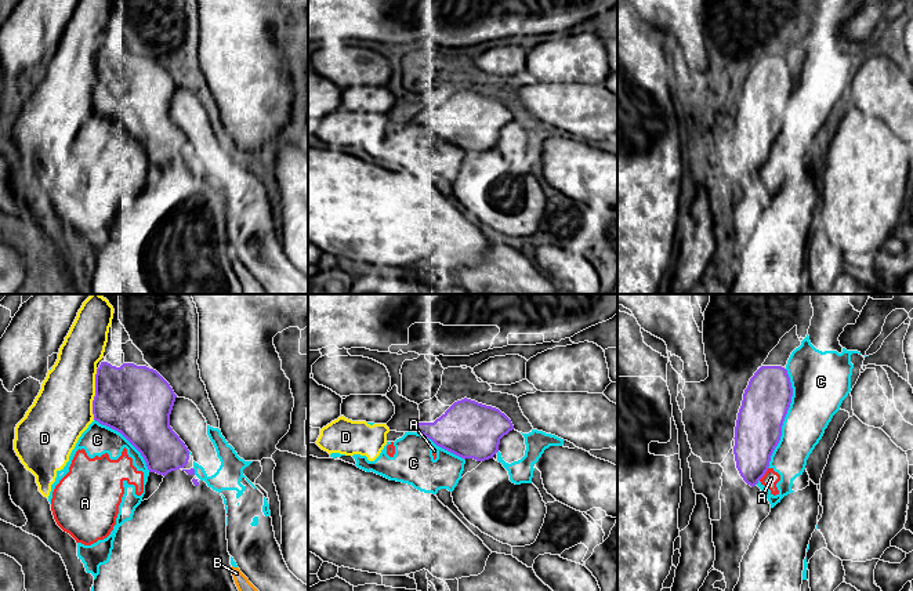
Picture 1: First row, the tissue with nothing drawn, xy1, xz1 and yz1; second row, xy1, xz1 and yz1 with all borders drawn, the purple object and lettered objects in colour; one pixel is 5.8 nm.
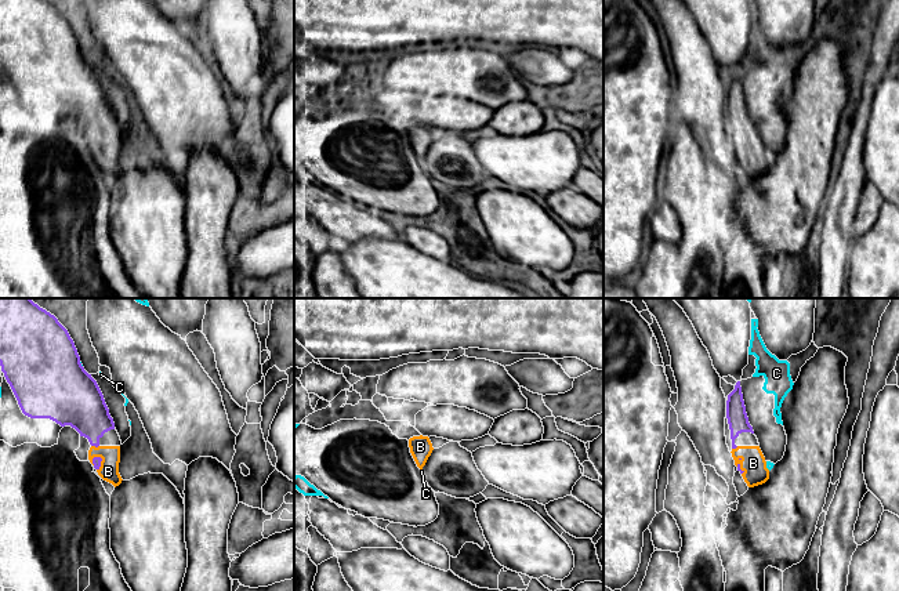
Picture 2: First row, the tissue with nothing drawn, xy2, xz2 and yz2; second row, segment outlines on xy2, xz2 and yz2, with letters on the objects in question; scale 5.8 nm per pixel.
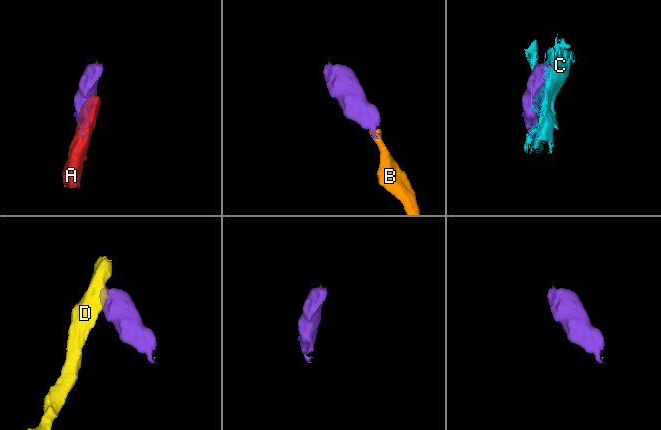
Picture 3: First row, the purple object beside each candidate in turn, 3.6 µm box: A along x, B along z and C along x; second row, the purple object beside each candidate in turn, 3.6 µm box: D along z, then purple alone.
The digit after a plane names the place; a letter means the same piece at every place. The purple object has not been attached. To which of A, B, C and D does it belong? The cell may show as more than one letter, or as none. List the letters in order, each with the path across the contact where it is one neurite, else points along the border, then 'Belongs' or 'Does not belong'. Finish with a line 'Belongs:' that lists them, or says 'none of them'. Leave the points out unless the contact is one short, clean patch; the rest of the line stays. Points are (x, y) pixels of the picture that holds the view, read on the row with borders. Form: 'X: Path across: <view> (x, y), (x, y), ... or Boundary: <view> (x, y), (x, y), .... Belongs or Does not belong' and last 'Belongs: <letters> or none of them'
A: Does not belong
B: Path across: xy2 (82, 406), (91, 419), (95, 446), (108, 471). Belongs
C: Does not belong
D: Does not belong
Belongs: B

